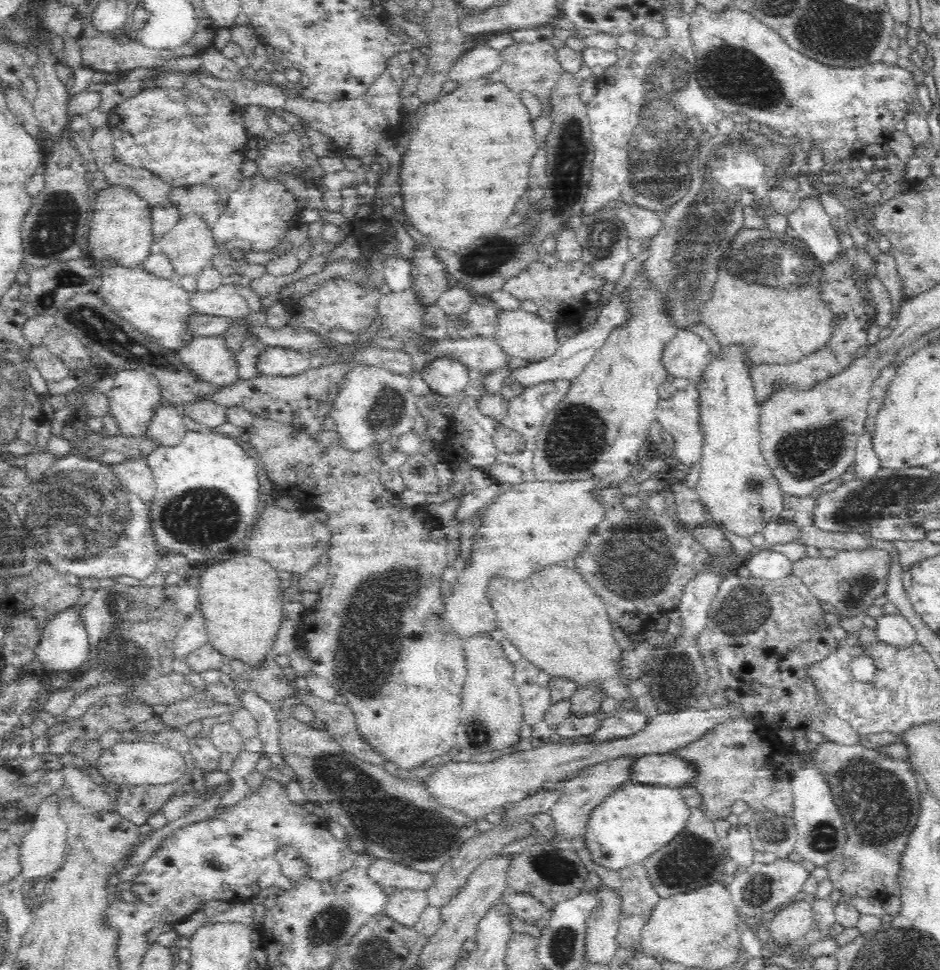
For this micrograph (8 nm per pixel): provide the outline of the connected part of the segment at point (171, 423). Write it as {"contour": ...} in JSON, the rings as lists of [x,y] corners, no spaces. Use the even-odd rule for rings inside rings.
{"contour":[[[163,403],[154,411],[147,434],[157,438],[161,446],[176,446],[182,442],[186,430],[182,410]]]}

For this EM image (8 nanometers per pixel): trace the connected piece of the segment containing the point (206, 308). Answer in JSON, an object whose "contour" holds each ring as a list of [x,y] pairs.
{"contour":[[[222,284],[218,289],[191,292],[189,305],[200,314],[225,316],[234,319],[235,316],[249,314],[247,301],[238,293],[233,284]]]}

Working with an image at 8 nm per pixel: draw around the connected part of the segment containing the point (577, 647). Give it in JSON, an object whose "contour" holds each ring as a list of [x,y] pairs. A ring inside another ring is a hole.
{"contour":[[[562,564],[546,566],[542,570],[532,572],[526,580],[510,580],[506,576],[492,576],[486,588],[486,596],[490,606],[496,614],[498,628],[506,632],[523,654],[523,658],[533,662],[540,670],[549,672],[554,676],[573,678],[580,685],[588,682],[599,682],[606,691],[606,697],[614,698],[617,703],[632,698],[628,686],[618,677],[618,656],[621,648],[618,646],[610,627],[609,615],[605,609],[604,601],[584,576],[572,568]]]}

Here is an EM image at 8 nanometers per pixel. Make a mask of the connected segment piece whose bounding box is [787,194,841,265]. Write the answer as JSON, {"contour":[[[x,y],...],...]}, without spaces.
{"contour":[[[805,194],[798,208],[787,215],[789,226],[794,228],[798,236],[805,244],[806,251],[809,252],[820,265],[830,263],[840,252],[840,241],[838,240],[837,230],[832,226],[831,216],[821,204],[820,197],[812,197]]]}

